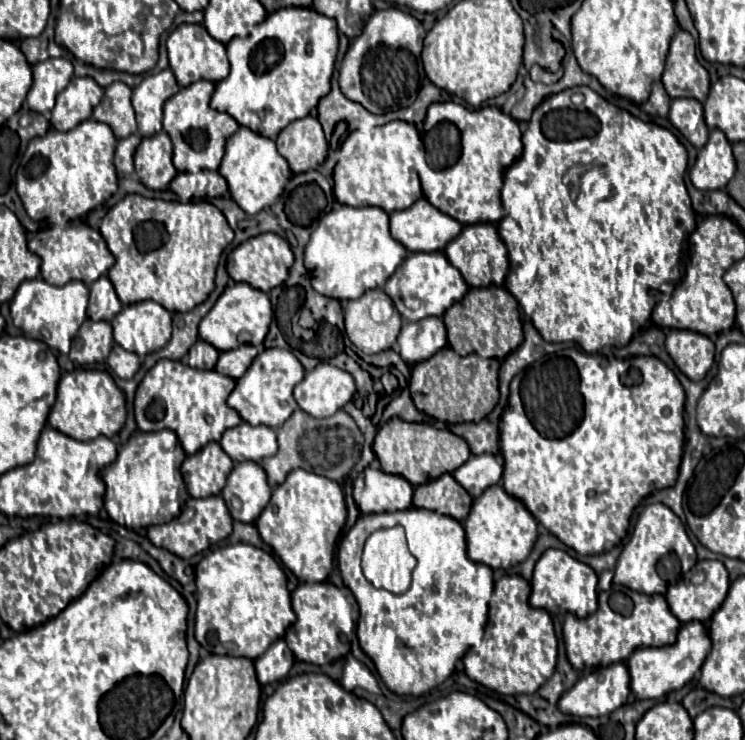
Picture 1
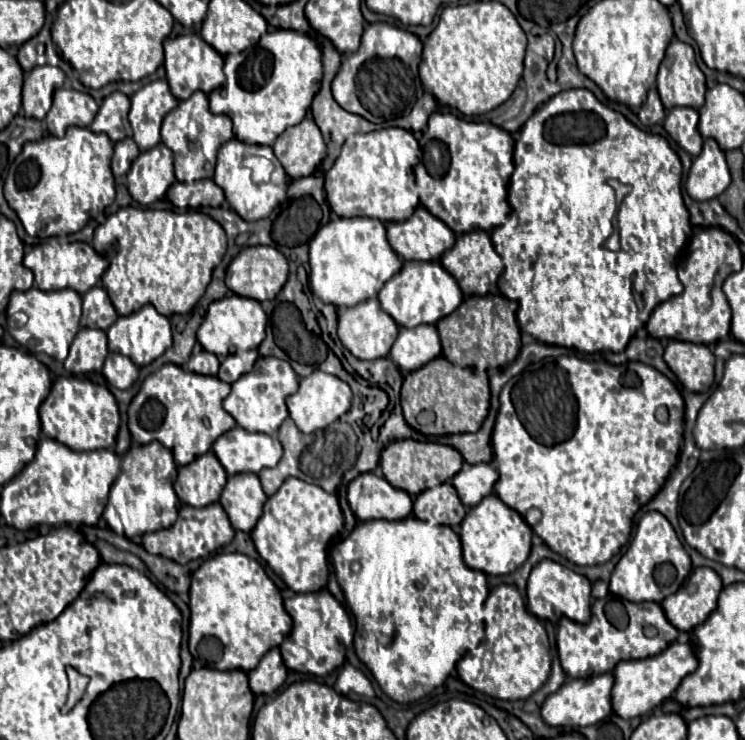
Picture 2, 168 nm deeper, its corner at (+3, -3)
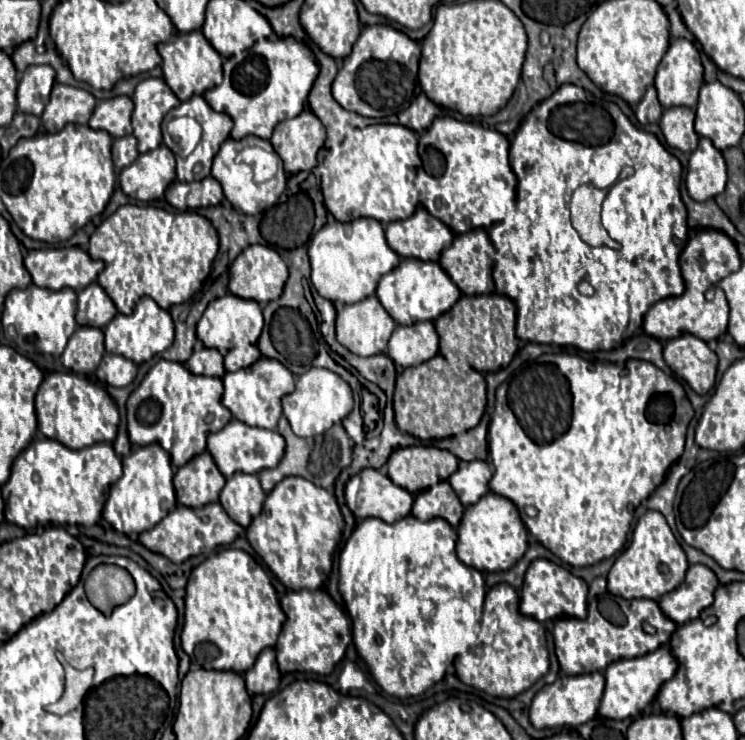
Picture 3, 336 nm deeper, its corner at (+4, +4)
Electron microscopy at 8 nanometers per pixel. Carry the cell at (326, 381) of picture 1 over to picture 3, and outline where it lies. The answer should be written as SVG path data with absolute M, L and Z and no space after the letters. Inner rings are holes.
M310 368L306 374L302 374L296 380L296 390L282 400L284 416L288 418L292 430L300 438L318 436L326 430L330 430L334 424L340 424L352 410L352 390L350 386L334 372L326 368Z

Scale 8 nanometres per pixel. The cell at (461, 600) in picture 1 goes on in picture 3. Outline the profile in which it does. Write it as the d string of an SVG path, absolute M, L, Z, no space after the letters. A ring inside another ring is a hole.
M406 516L394 524L388 524L380 518L366 518L362 520L356 530L352 532L352 536L348 538L342 554L340 554L340 594L344 598L348 616L352 620L352 634L354 634L354 644L356 650L360 654L360 658L366 662L372 678L376 680L376 684L390 696L396 698L410 698L410 696L418 696L422 692L426 692L432 684L440 682L447 674L455 674L454 660L462 654L466 654L468 650L472 650L474 646L478 646L486 634L484 634L484 626L482 626L482 616L484 616L484 600L486 594L490 592L490 588L486 587L482 572L478 572L476 568L468 568L466 564L462 564L456 556L456 530L446 524L446 520L442 518L434 518L428 522L420 522L414 516Z

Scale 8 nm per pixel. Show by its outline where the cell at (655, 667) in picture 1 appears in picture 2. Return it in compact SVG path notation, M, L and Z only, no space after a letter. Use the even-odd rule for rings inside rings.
M691 641L685 643L671 643L665 651L661 651L655 657L637 659L637 661L623 661L615 667L615 687L611 691L613 699L613 711L623 719L633 719L639 715L649 713L653 707L661 705L667 697L671 697L679 683L697 669L699 657L695 653L695 647Z

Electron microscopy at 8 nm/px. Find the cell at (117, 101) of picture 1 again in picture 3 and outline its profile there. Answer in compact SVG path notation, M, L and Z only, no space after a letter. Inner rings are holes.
M128 96L102 100L94 108L88 126L92 130L106 130L114 138L132 134L132 124L130 124L132 110L134 110L134 102Z

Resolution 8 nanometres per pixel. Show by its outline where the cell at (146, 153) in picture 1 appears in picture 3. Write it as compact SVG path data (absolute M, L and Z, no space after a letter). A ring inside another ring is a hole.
M160 144L156 150L140 154L138 160L120 172L120 188L126 196L152 202L164 196L170 182L176 180L174 152Z

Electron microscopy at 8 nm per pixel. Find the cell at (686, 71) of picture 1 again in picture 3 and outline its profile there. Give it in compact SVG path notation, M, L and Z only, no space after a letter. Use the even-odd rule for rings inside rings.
M674 38L670 42L668 52L658 66L654 86L662 108L696 108L698 90L702 86L702 62L692 42L684 38Z

